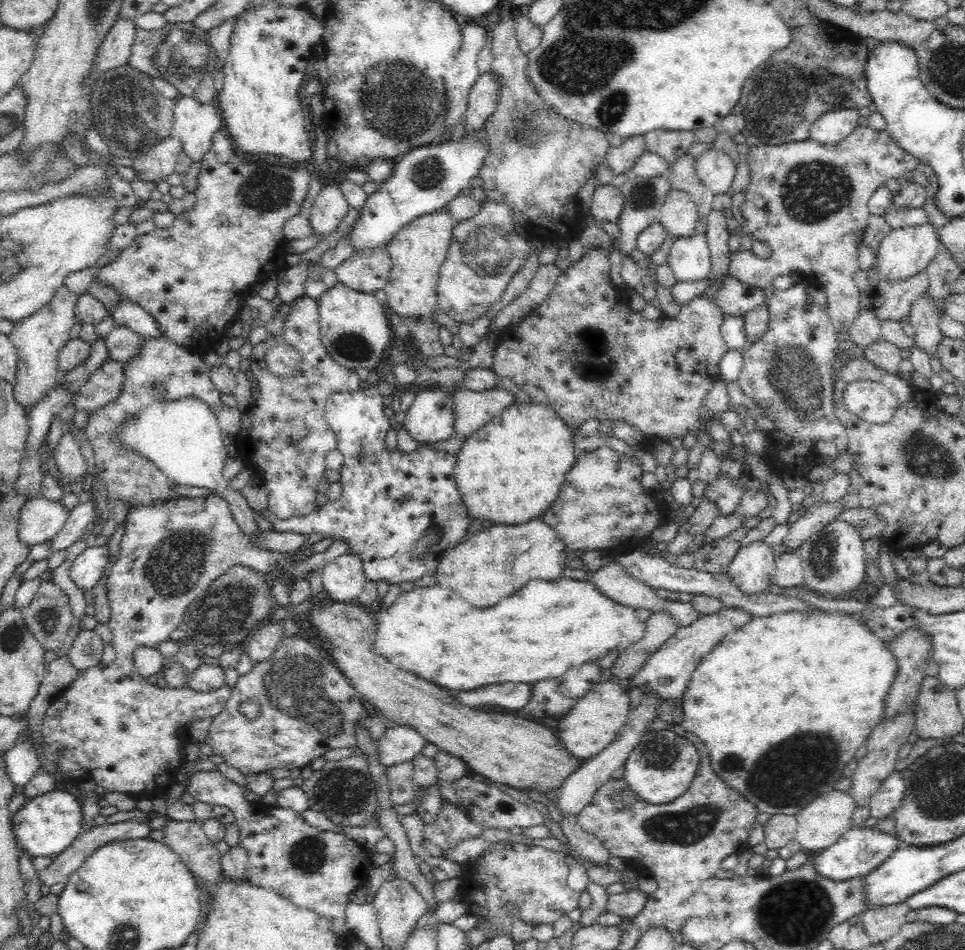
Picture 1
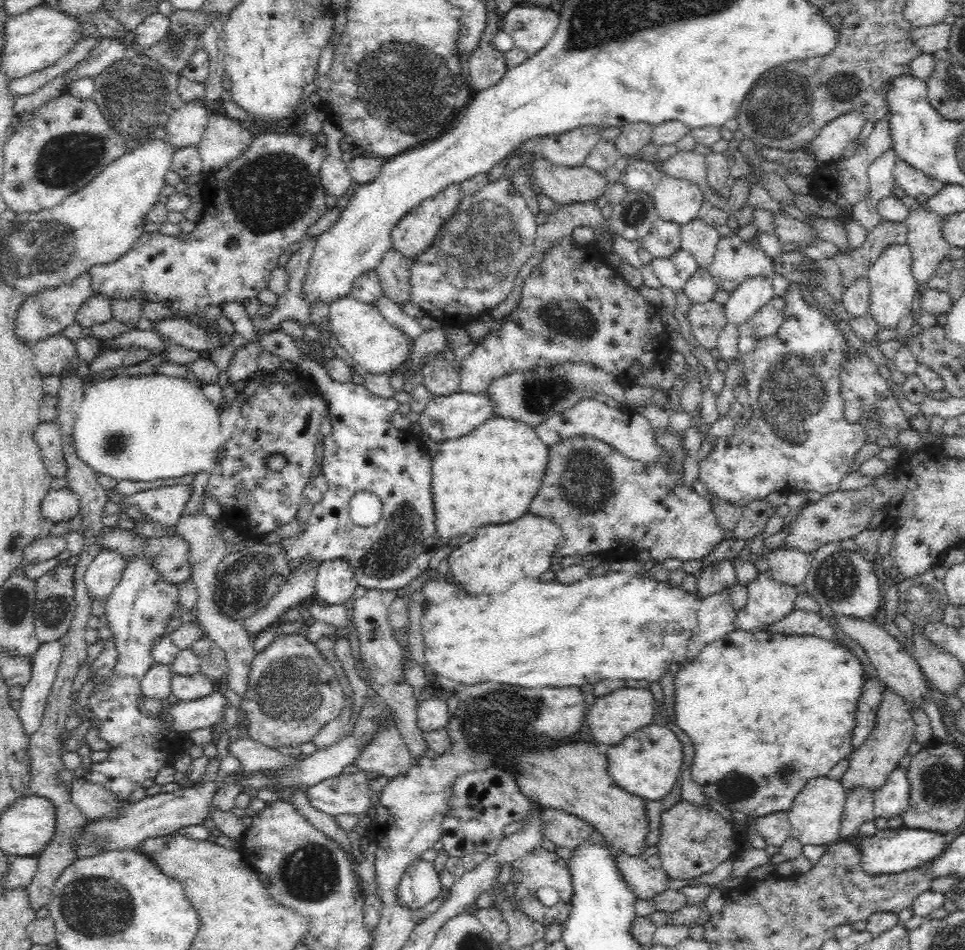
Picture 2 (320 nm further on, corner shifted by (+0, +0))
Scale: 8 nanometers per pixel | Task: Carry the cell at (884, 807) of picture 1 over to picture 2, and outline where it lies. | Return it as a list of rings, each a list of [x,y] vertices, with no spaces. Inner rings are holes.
[[[898,767],[886,782],[873,793],[875,819],[901,816],[909,808],[910,785],[906,769]]]

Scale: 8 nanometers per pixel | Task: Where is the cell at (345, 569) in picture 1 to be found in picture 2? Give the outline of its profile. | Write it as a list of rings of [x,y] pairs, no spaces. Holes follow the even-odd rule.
[[[336,559],[320,563],[315,584],[319,602],[326,605],[344,605],[358,585],[355,570],[348,561]]]

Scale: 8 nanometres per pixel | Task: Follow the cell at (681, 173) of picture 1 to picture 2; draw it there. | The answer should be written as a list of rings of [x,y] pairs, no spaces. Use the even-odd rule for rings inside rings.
[[[696,218],[681,226],[681,250],[694,257],[699,268],[708,269],[714,261],[718,242],[721,240],[716,228]]]

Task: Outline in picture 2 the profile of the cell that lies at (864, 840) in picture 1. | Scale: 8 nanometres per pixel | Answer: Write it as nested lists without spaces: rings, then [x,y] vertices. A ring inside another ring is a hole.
[[[902,827],[899,829],[877,830],[874,835],[867,836],[859,845],[860,867],[867,875],[878,876],[898,874],[910,871],[934,860],[946,846],[944,833]]]

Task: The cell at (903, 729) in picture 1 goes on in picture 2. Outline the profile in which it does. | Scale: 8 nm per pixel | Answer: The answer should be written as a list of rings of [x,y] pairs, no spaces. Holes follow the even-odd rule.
[[[858,786],[848,790],[844,812],[840,819],[839,836],[842,840],[859,832],[866,822],[875,820],[873,792]]]

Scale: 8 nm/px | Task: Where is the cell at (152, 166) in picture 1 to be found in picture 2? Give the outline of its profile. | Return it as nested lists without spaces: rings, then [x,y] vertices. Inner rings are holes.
[[[194,99],[175,110],[165,124],[164,143],[182,147],[197,145],[208,124],[208,110],[200,99]]]

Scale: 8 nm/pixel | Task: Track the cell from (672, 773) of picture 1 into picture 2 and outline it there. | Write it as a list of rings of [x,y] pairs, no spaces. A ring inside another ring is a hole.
[[[653,723],[626,736],[620,744],[603,748],[607,771],[624,790],[646,800],[661,800],[673,788],[682,766],[682,744],[668,727]]]

